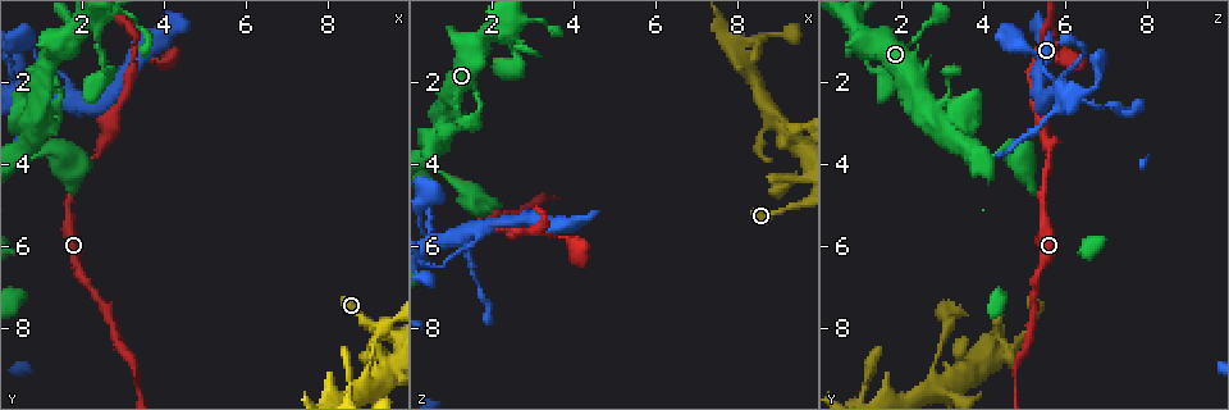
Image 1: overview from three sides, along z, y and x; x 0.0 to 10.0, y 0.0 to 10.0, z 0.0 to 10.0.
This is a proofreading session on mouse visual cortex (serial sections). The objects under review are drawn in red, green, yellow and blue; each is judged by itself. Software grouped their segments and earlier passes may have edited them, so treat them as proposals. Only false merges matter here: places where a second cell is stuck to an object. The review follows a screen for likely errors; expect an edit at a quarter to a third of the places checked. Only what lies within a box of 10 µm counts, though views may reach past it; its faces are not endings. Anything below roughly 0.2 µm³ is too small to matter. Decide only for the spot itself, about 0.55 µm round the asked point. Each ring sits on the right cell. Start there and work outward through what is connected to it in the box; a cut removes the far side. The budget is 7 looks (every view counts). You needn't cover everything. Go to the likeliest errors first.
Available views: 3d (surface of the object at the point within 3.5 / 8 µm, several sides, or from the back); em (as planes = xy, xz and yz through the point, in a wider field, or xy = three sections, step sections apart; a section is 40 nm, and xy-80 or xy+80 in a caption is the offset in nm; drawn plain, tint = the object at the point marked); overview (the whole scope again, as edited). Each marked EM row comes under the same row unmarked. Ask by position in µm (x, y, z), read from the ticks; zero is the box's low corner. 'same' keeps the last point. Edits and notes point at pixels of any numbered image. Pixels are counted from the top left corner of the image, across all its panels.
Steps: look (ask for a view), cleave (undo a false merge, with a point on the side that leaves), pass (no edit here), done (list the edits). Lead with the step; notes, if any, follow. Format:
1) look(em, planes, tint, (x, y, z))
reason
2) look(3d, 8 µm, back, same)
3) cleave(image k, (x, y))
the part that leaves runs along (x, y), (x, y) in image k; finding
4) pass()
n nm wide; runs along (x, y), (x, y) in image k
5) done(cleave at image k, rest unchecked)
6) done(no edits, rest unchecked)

look(3d, 3.5 µm, (3.25, 0.70, 5.50))
sharp bend

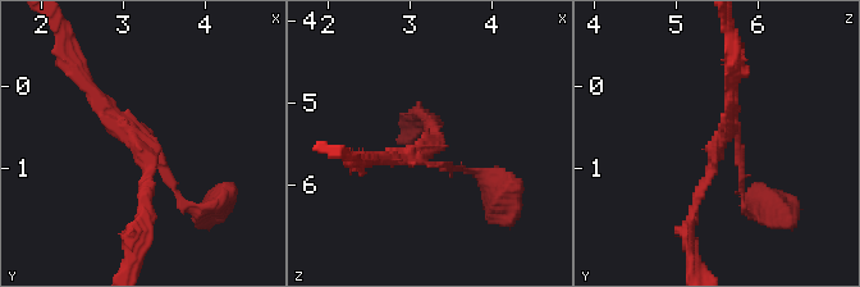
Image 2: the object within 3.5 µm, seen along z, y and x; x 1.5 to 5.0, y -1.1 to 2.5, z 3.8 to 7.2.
look(em, xy, step 3, tint, (3.20, 0.75, 5.55))
need the tissue

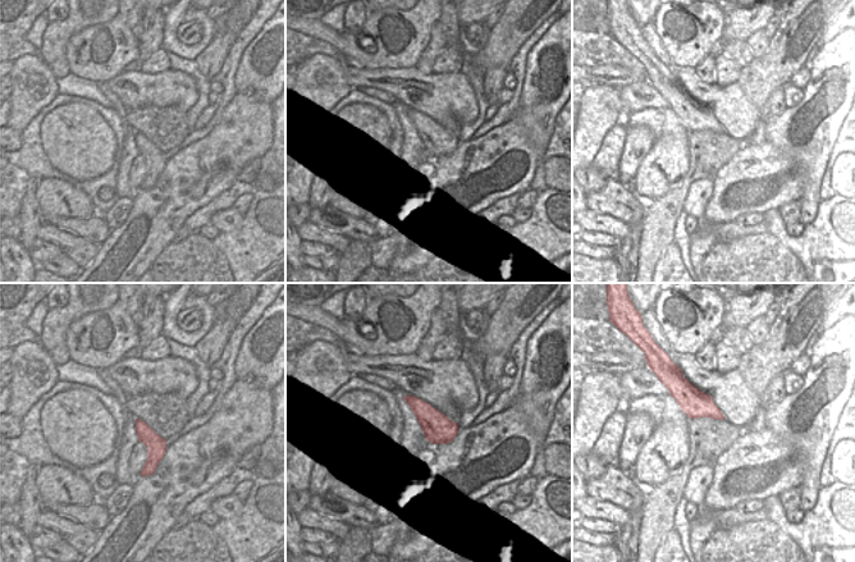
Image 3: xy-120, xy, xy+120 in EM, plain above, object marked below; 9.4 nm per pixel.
pass()
runs along (429, 117), (433, 163), (465, 169) in image 2; one cell here

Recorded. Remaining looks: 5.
look(3d, 3.5 µm, (1.70, 2.35, 5.65))
a fork

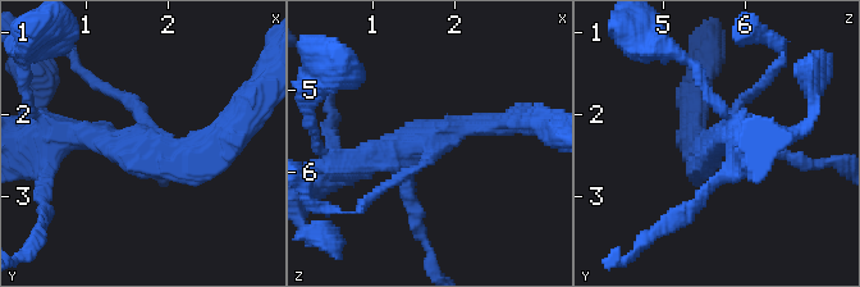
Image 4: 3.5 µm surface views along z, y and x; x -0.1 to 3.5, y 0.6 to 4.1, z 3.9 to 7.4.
look(em, xy, step 2, tint, (1.65, 2.40, 5.60))
now the EM

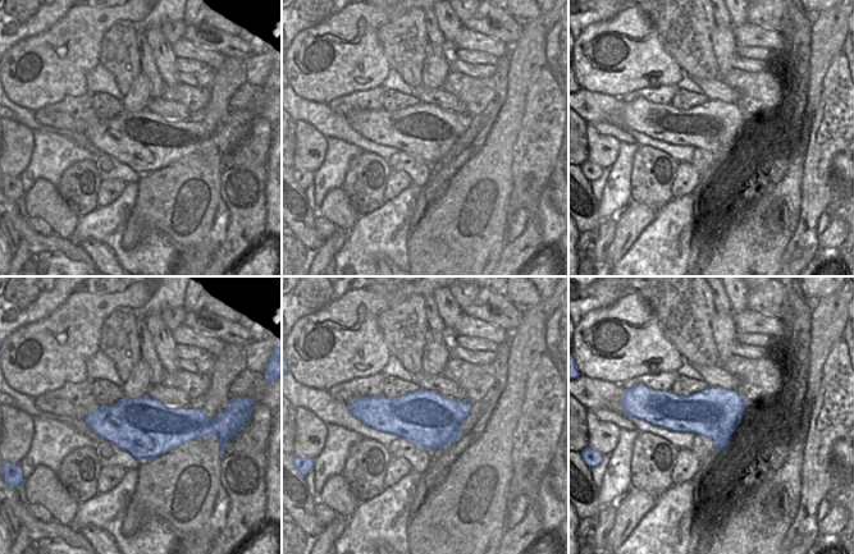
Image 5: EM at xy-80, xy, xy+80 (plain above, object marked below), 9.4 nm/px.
pass()
500 nm wide; runs along (504, 124), (465, 124), (347, 167) in image 4; all the same cell

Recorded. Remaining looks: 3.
look(3d, 3.5 µm, (8.95, 8.75, 2.80))
narrows sharply

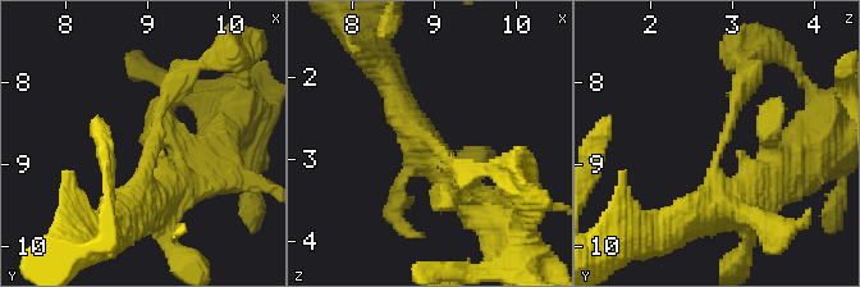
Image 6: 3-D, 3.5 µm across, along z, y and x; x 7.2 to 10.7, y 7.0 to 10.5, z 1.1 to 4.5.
look(em, xy, step 3, tint, (9.00, 8.80, 2.90))
arms of 200, 450 nm

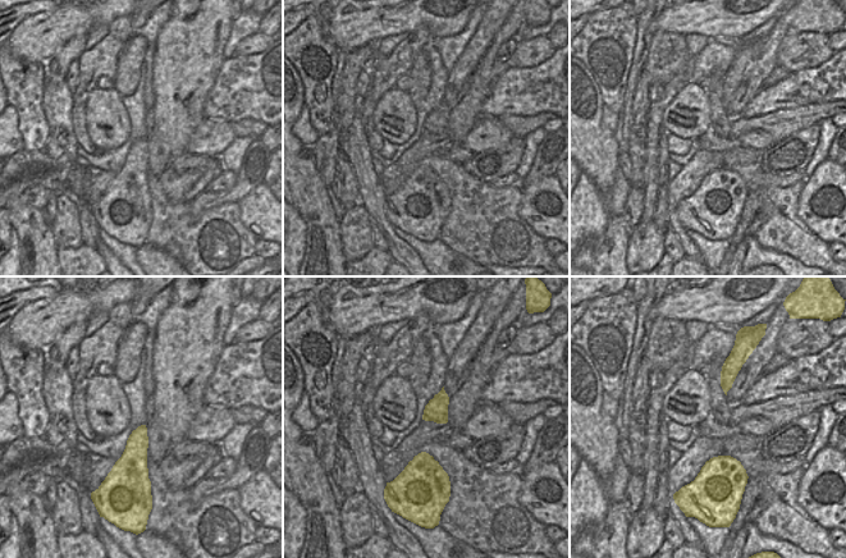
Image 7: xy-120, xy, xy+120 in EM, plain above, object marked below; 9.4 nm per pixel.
pass()
one cell here

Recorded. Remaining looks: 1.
done(no edits, rest unchecked)

